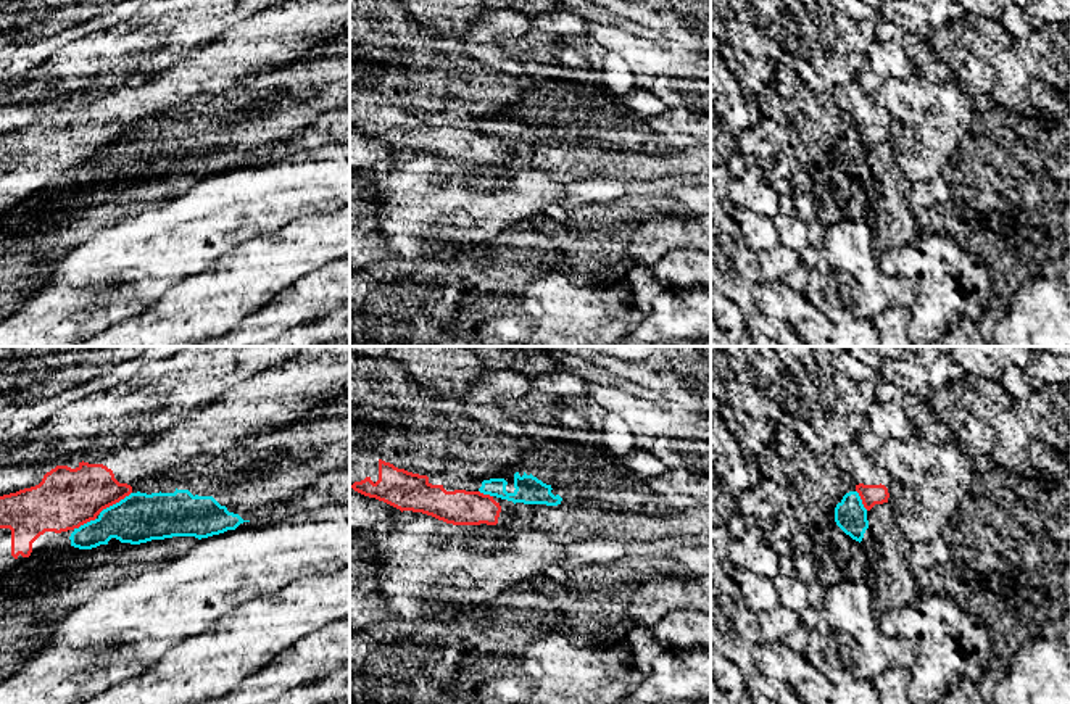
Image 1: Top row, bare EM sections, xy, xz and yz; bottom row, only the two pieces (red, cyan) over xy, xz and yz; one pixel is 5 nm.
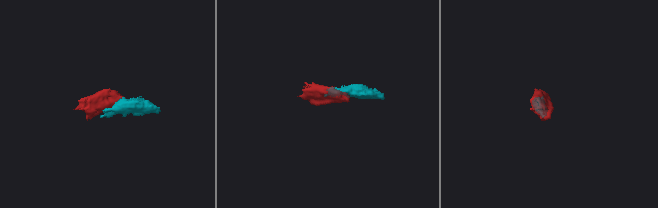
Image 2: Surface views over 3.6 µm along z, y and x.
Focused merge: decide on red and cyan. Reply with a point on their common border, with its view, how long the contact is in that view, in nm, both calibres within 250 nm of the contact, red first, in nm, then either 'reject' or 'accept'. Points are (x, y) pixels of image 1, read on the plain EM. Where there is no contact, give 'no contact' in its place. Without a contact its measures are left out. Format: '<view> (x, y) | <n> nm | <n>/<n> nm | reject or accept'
xy (115, 142) | 200 nm | 300/240 nm | reject

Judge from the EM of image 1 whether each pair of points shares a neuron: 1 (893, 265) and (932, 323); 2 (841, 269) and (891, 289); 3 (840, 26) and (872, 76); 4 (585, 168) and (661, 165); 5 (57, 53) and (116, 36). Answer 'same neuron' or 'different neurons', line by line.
1: same neuron
2: same neuron
3: same neuron
4: same neuron
5: same neuron

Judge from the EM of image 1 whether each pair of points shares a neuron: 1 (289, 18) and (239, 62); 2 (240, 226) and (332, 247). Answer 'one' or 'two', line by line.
1: one
2: two

